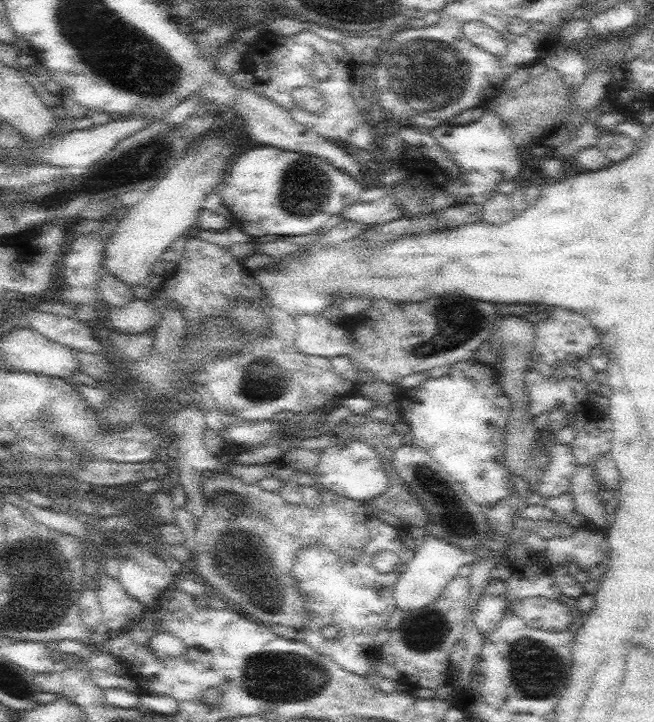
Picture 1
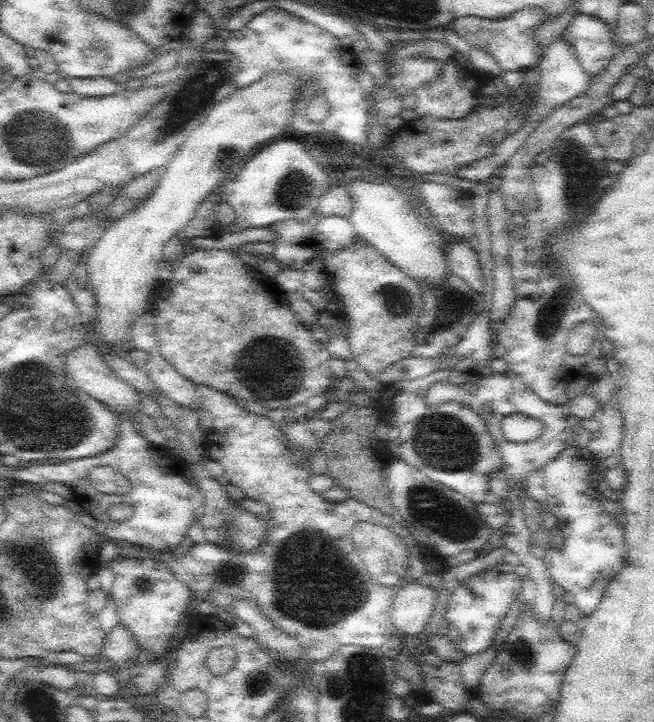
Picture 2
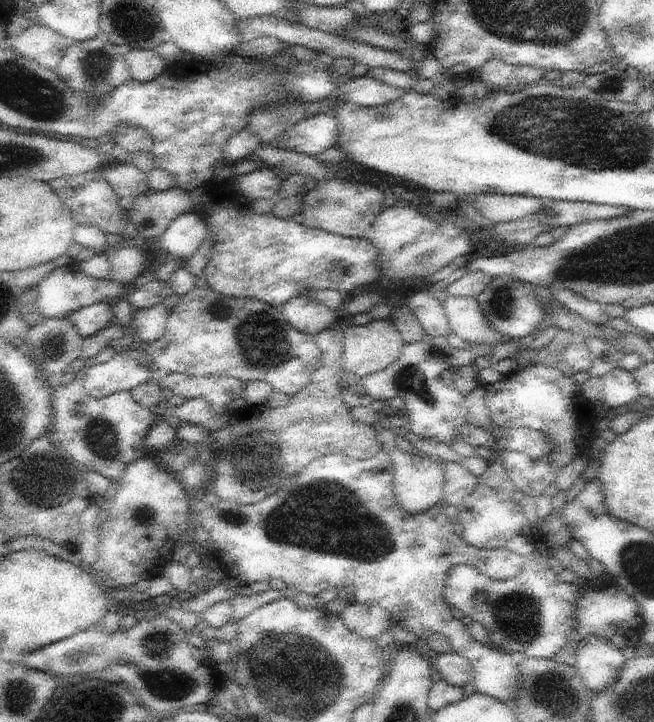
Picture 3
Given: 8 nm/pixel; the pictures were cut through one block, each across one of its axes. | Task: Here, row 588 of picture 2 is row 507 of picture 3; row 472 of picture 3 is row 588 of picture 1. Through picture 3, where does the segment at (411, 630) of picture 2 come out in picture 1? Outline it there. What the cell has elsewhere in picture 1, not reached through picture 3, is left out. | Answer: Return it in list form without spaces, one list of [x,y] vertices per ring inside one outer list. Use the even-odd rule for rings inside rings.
[[[430,535],[425,536],[425,539],[422,547],[416,549],[413,559],[407,561],[406,571],[401,573],[395,585],[394,599],[397,608],[406,613],[424,610],[436,603],[436,599],[442,595],[464,564],[474,559],[472,552],[466,552],[457,544]]]

